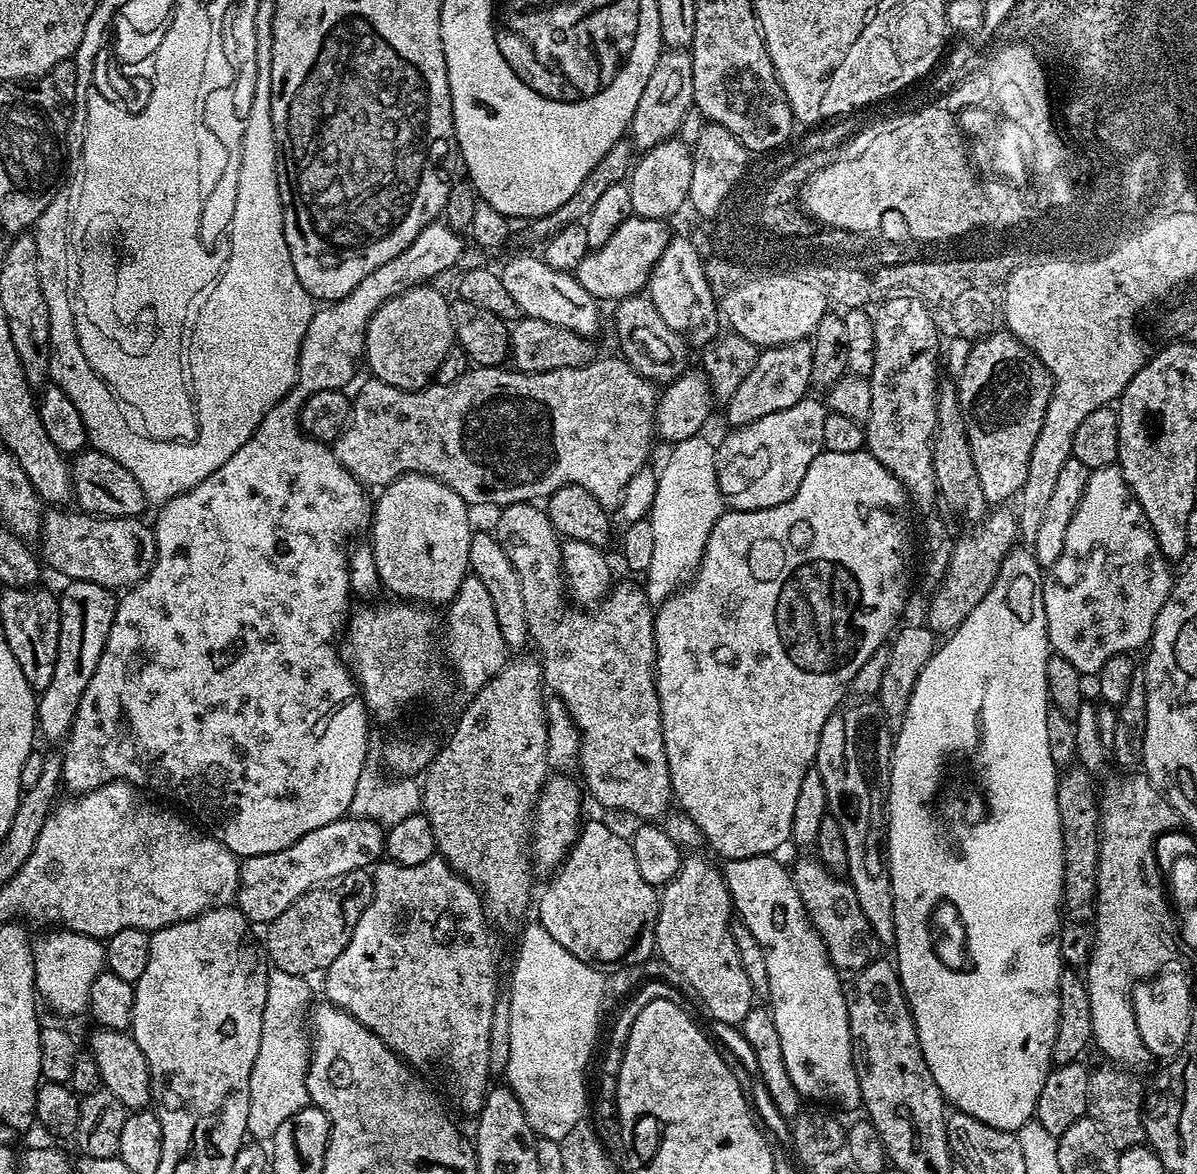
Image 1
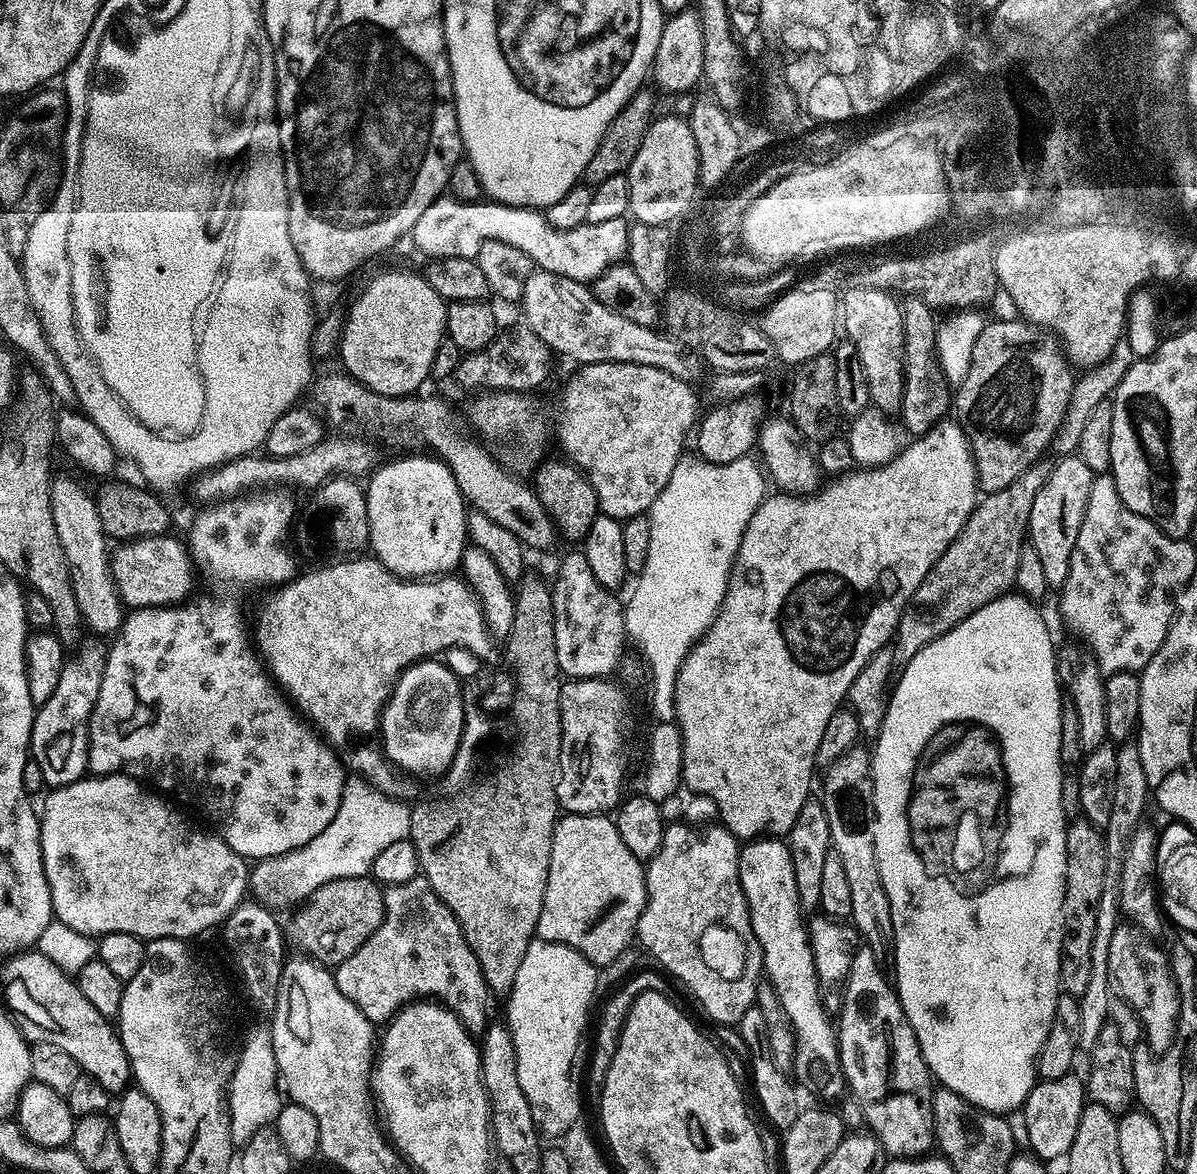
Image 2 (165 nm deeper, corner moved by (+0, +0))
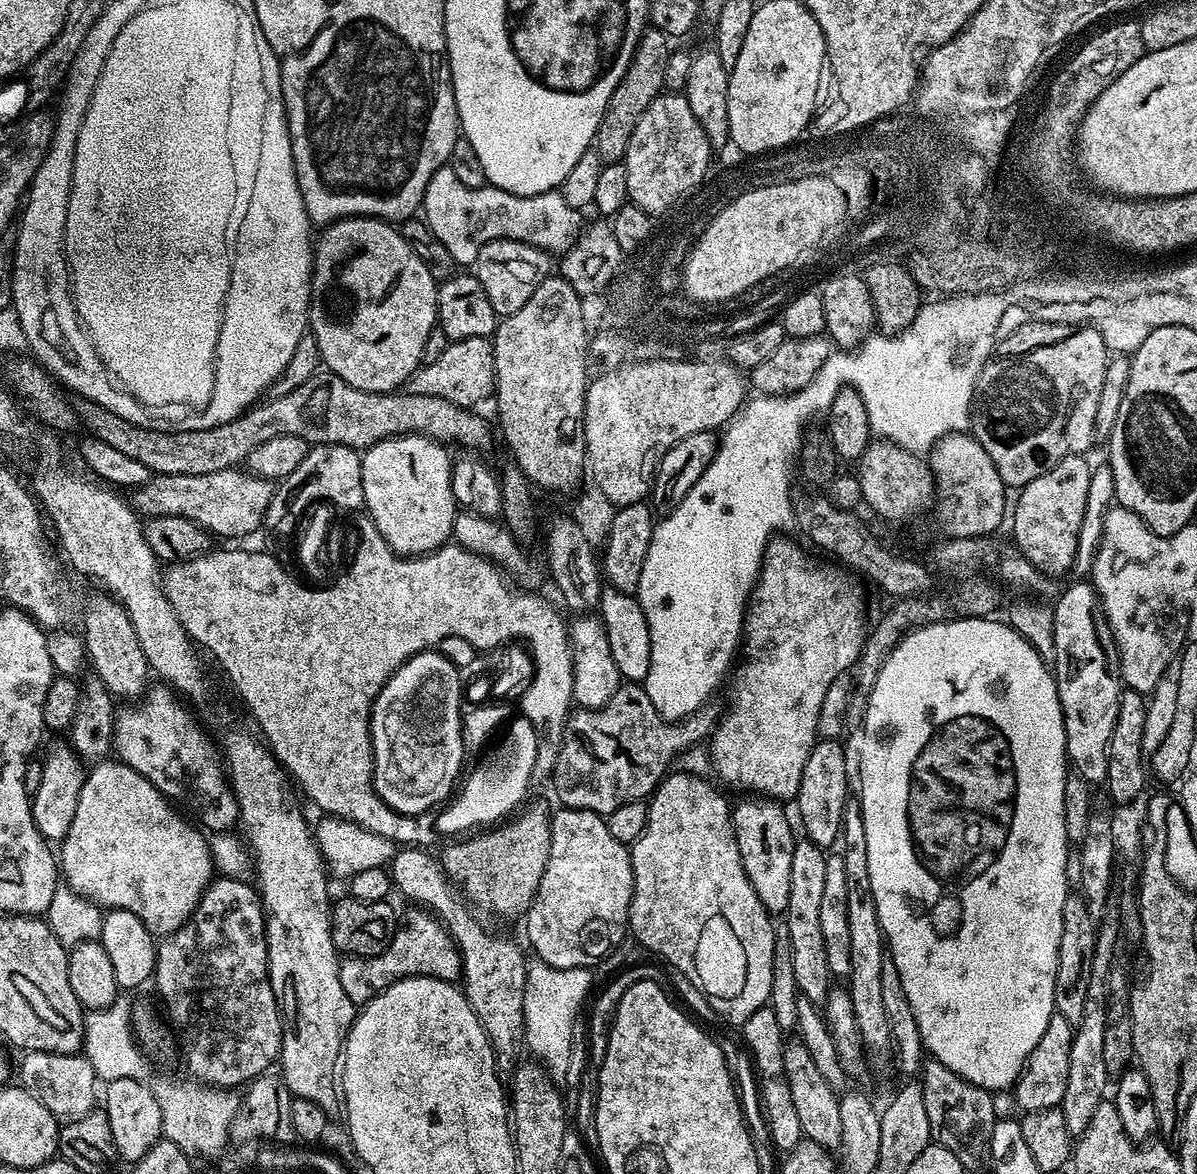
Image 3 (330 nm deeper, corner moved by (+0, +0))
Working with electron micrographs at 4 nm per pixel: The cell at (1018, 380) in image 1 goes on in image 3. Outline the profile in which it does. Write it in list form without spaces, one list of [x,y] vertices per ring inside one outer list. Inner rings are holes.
[[[1034,322],[1011,329],[1006,339],[997,344],[976,379],[970,409],[970,432],[982,450],[990,454],[990,462],[994,462],[994,470],[998,470],[1004,485],[1019,490],[1034,482],[1034,478],[1046,474],[1046,470],[1058,466],[1062,458],[1087,453],[1087,448],[1094,444],[1098,397],[1102,394],[1109,359],[1110,351],[1102,335],[1090,324]]]

